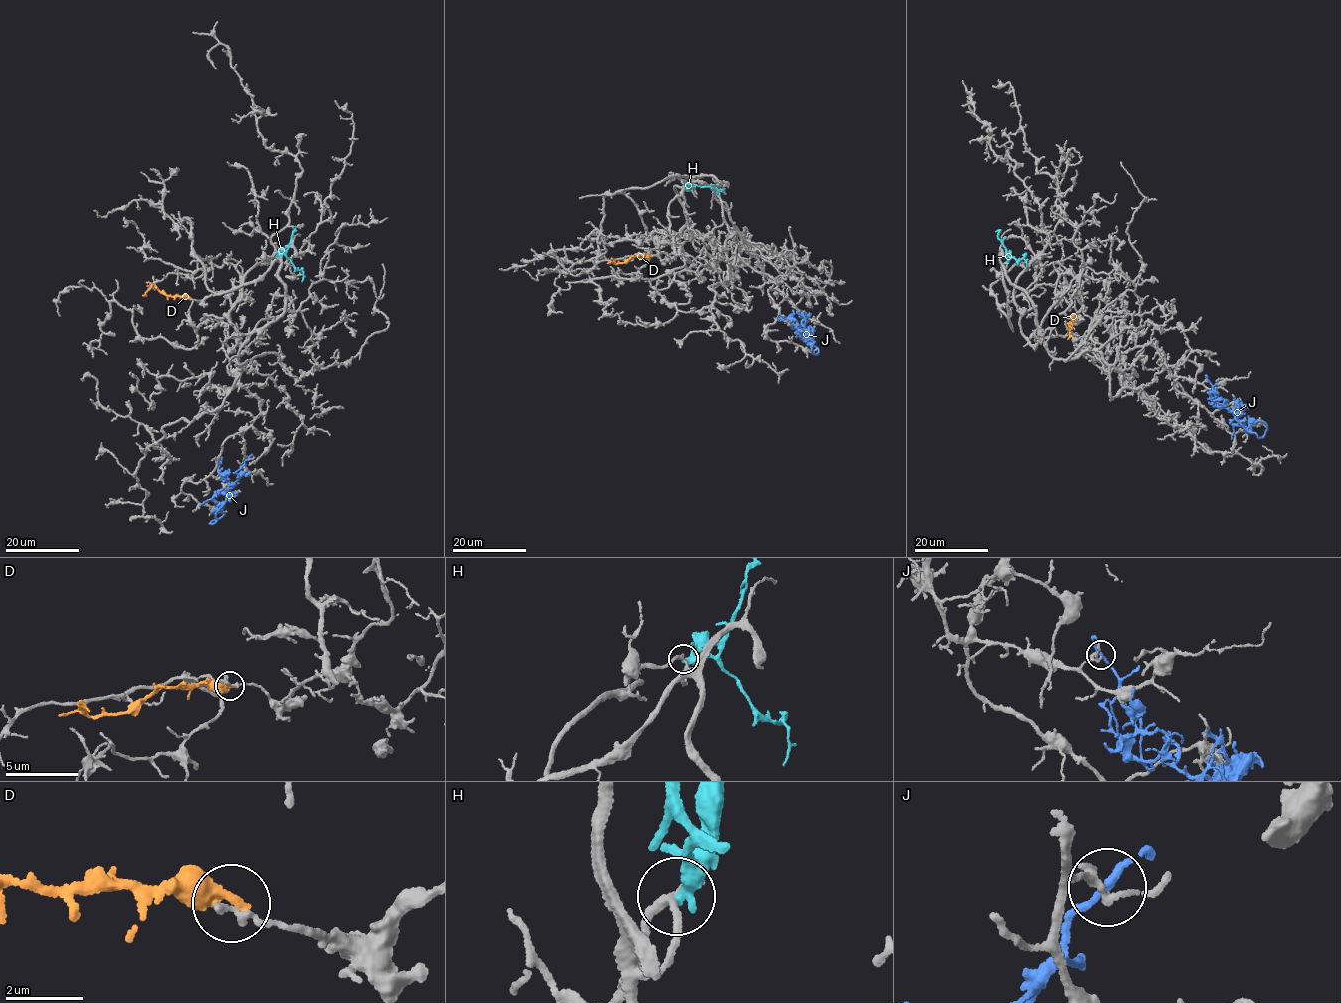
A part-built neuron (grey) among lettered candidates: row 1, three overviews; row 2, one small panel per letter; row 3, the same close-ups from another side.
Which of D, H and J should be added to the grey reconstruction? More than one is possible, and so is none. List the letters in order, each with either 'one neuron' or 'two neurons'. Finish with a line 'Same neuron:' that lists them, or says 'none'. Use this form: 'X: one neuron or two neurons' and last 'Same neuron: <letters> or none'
D: two neurons
H: two neurons
J: two neurons
Same neuron: none

